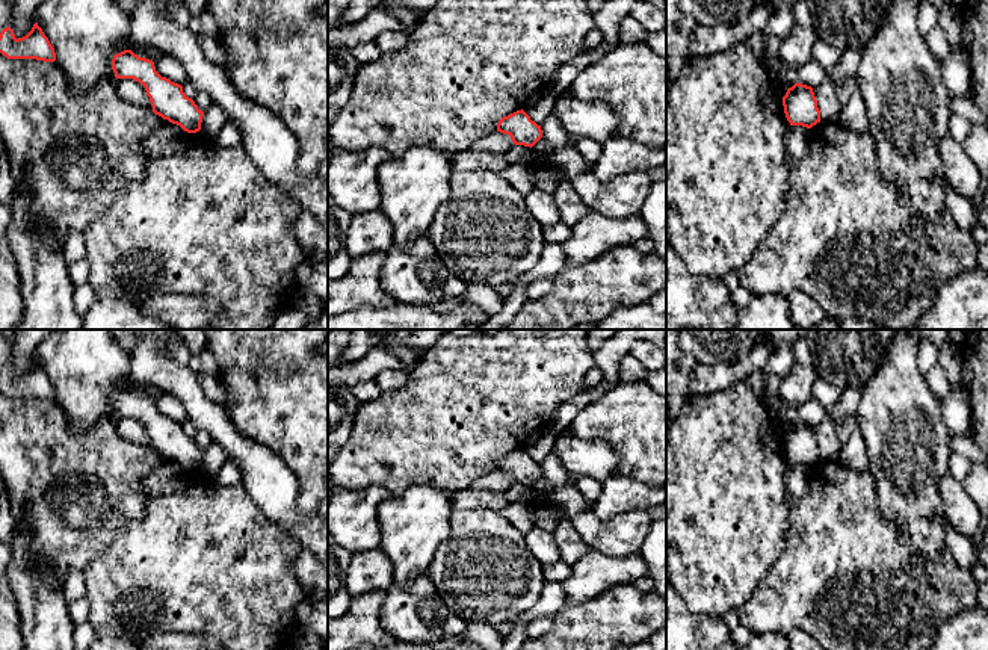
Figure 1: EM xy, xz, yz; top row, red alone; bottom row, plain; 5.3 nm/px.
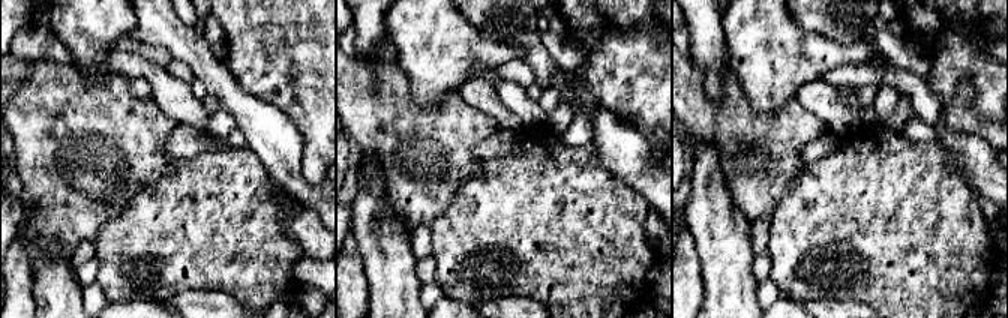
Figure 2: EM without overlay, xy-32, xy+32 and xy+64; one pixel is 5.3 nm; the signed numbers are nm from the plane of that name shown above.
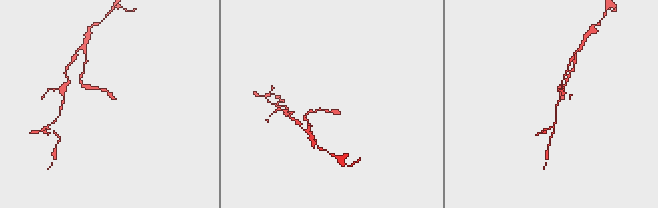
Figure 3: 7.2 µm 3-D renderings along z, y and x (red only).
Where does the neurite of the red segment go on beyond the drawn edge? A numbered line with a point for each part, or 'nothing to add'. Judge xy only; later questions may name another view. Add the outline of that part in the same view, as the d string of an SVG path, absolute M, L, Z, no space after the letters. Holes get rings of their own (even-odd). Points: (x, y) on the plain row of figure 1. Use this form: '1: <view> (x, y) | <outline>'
nothing to add

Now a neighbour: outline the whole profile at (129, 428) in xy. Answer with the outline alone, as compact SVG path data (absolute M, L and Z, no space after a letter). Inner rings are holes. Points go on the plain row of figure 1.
M116 417L116 429L119 435L134 444L153 449L150 435L144 423L133 417Z

